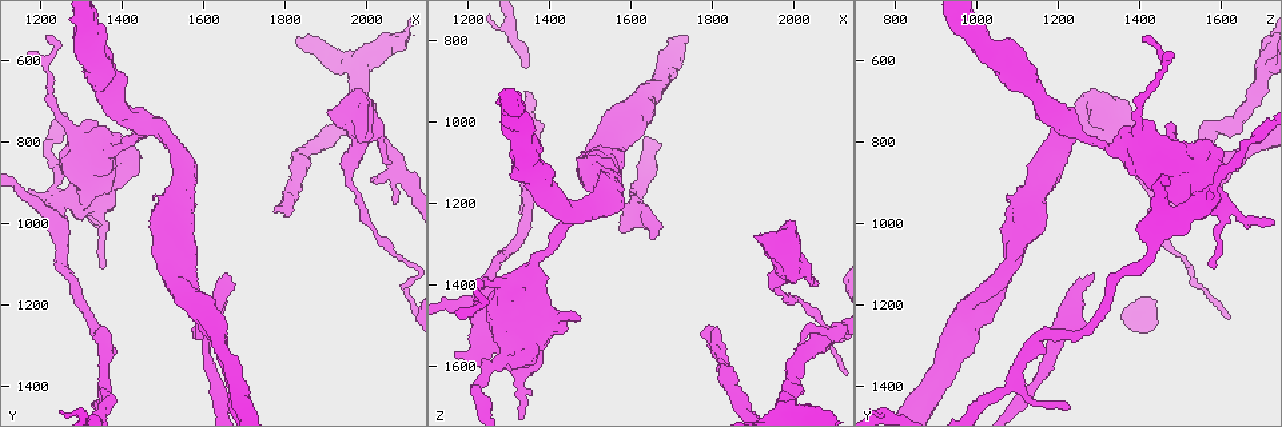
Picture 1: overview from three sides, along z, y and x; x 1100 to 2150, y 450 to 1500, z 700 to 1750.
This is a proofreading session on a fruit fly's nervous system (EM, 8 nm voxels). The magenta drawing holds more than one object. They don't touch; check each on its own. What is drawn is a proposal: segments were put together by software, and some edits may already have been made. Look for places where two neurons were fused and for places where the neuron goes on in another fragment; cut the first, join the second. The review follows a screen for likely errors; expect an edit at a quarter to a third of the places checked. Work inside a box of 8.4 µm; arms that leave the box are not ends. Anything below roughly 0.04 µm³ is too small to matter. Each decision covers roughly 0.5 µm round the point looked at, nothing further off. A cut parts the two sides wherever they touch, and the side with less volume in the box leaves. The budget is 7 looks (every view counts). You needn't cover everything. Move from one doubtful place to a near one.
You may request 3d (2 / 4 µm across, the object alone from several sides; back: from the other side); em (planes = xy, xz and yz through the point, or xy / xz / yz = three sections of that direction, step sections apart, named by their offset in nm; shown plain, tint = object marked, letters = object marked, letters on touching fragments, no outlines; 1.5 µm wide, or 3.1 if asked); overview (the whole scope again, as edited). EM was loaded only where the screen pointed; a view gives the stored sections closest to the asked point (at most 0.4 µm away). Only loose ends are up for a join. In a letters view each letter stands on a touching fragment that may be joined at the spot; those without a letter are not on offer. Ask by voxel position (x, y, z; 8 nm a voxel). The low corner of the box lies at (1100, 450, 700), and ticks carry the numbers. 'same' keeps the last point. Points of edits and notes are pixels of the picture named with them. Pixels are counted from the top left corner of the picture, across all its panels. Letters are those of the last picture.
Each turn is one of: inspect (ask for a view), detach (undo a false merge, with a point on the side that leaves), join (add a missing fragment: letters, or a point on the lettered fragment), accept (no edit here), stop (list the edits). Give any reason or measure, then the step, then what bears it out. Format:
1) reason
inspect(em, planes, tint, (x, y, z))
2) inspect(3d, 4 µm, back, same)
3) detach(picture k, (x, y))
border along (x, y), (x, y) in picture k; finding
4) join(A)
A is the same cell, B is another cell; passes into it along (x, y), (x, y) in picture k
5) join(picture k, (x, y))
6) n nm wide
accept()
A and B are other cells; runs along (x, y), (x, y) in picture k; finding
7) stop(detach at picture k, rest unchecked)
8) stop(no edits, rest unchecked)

calibre changes
inspect(3d, 4 µm, (1240, 865, 1610))

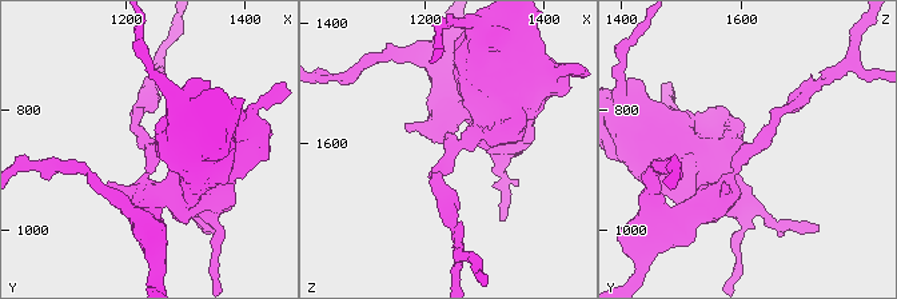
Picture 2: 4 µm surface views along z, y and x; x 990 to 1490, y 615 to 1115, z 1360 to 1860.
now the EM
inspect(em, yz, step 4, tint, (1235, 870, 1620))

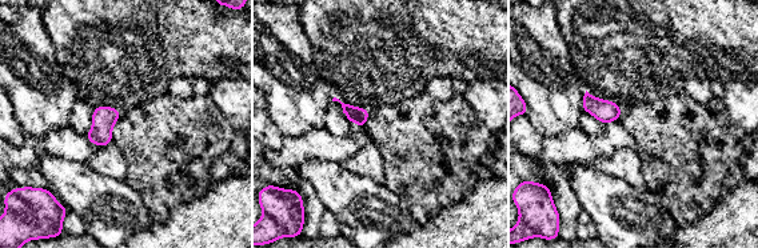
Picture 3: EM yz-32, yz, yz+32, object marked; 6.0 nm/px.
another direction
inspect(em, planes, letters, same)

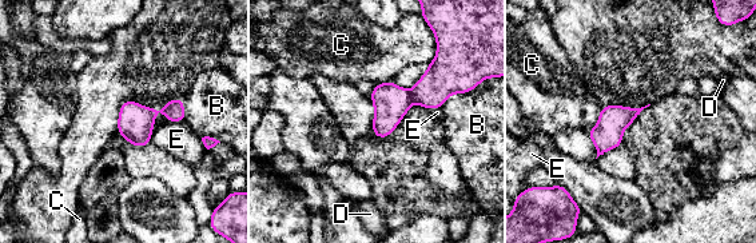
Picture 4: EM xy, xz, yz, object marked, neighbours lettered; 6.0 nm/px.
140 nm wide
detach(picture 4, (392, 102))
B, C, D and E are other cells; a second neuron is stuck on

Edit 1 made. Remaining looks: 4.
see it whole again
inspect(overview)

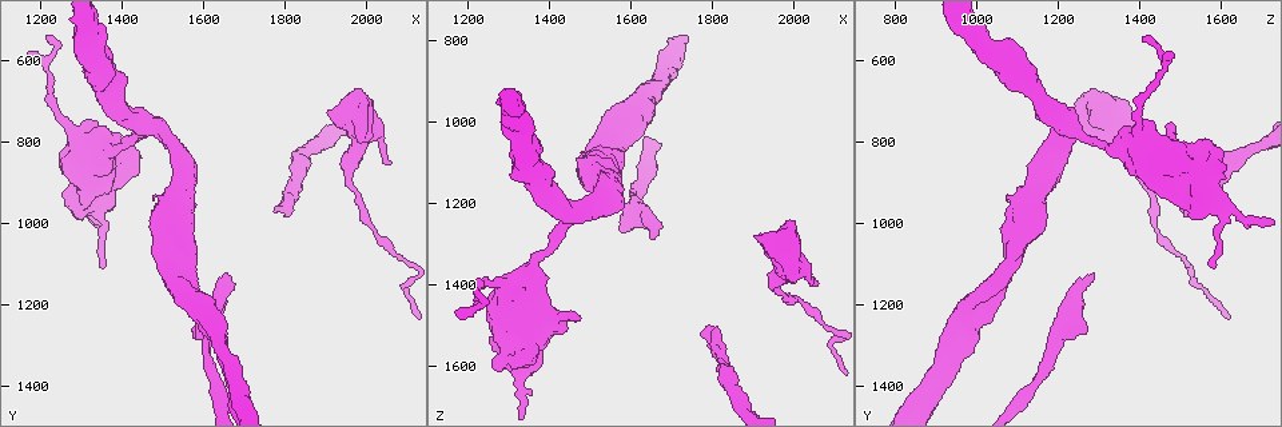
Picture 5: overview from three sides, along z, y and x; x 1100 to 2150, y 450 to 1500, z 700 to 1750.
an open end
inspect(3d, 2 µm, back, (1800, 955, 1500))

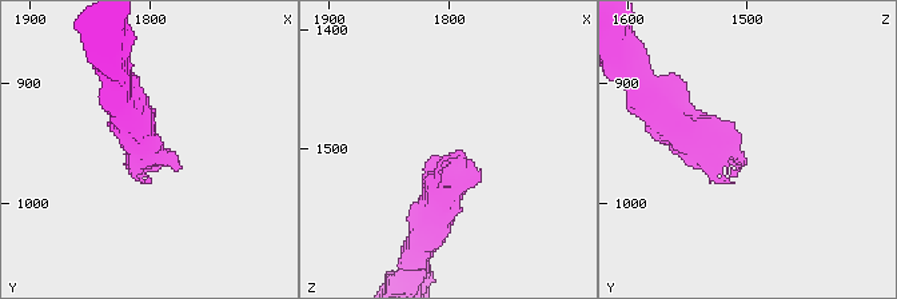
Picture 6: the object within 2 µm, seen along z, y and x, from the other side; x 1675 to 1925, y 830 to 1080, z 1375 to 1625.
now the EM
inspect(em, planes, letters, (1794, 956, 1500))

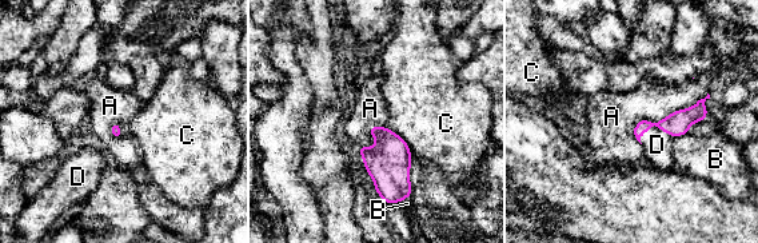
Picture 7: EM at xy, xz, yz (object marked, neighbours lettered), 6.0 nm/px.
join(D)
D is the same cell, A, B and C are other cells; passes into it along (677, 123), (654, 126), (657, 144) in picture 7; it goes on there

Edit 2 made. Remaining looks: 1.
an open end
inspect(em, yz, step 4, letters, (2060, 855, 1385))

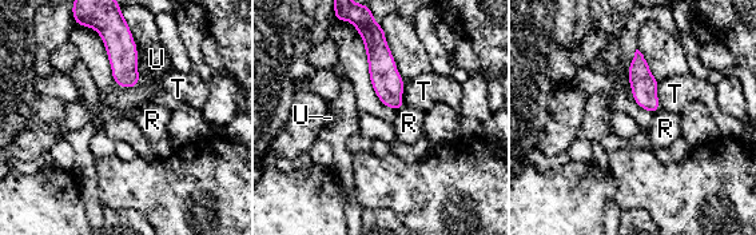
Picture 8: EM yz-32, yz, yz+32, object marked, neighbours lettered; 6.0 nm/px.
accept()
R, T and U are other cells; border along (660, 82), (657, 86), (659, 107) in picture 8; none of them fits

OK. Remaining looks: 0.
stop(detach at picture 4, join at picture 7, rest unchecked)

